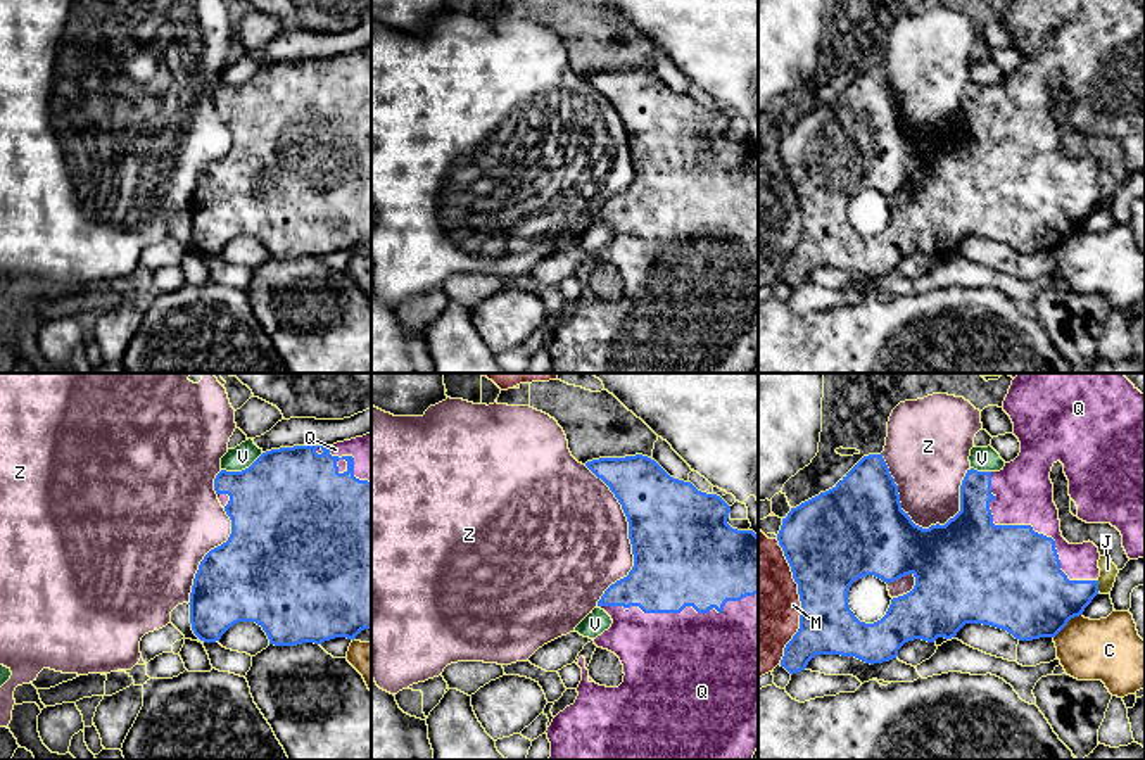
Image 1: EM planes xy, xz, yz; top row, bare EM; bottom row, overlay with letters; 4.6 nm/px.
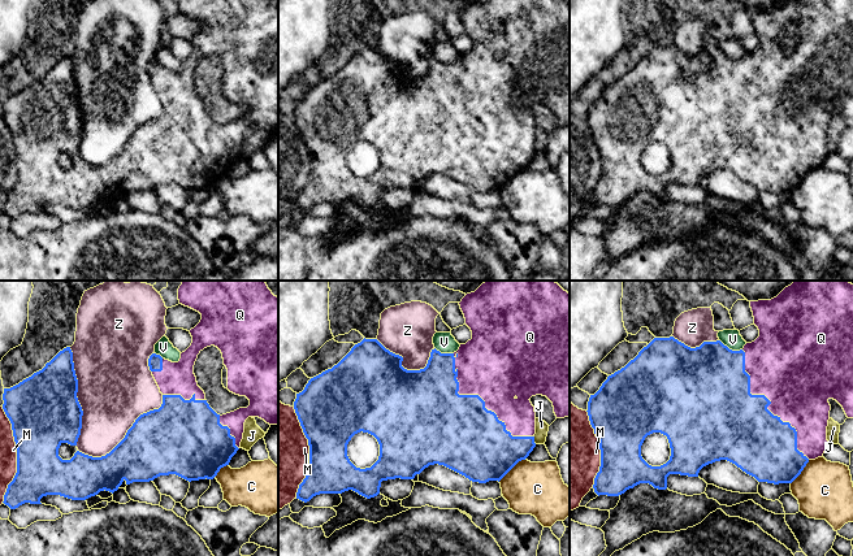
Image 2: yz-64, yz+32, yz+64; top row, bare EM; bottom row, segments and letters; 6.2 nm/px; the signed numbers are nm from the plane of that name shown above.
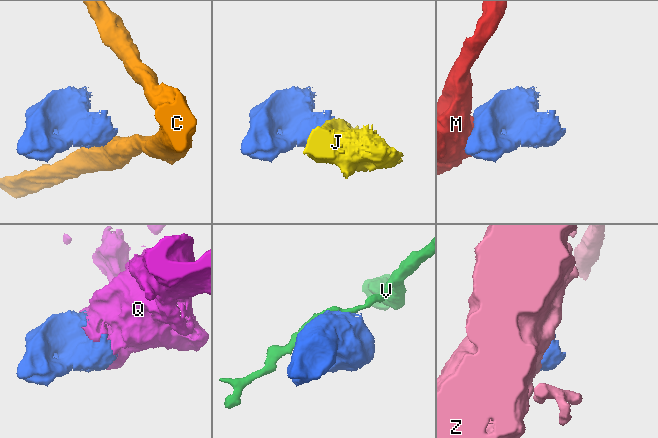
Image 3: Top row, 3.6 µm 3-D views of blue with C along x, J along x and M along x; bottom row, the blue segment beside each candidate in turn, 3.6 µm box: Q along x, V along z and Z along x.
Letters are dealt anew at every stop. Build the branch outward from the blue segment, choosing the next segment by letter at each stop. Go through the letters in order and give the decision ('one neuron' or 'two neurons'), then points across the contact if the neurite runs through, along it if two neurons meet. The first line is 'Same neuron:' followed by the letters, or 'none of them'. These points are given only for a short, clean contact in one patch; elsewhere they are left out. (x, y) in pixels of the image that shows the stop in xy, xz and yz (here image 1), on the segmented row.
Same neuron: Q
C: two neurons
J: two neurons; border yz (1097, 581), (1099, 591)
M: two neurons
Q: one neuron
V: two neurons
Z: two neurons

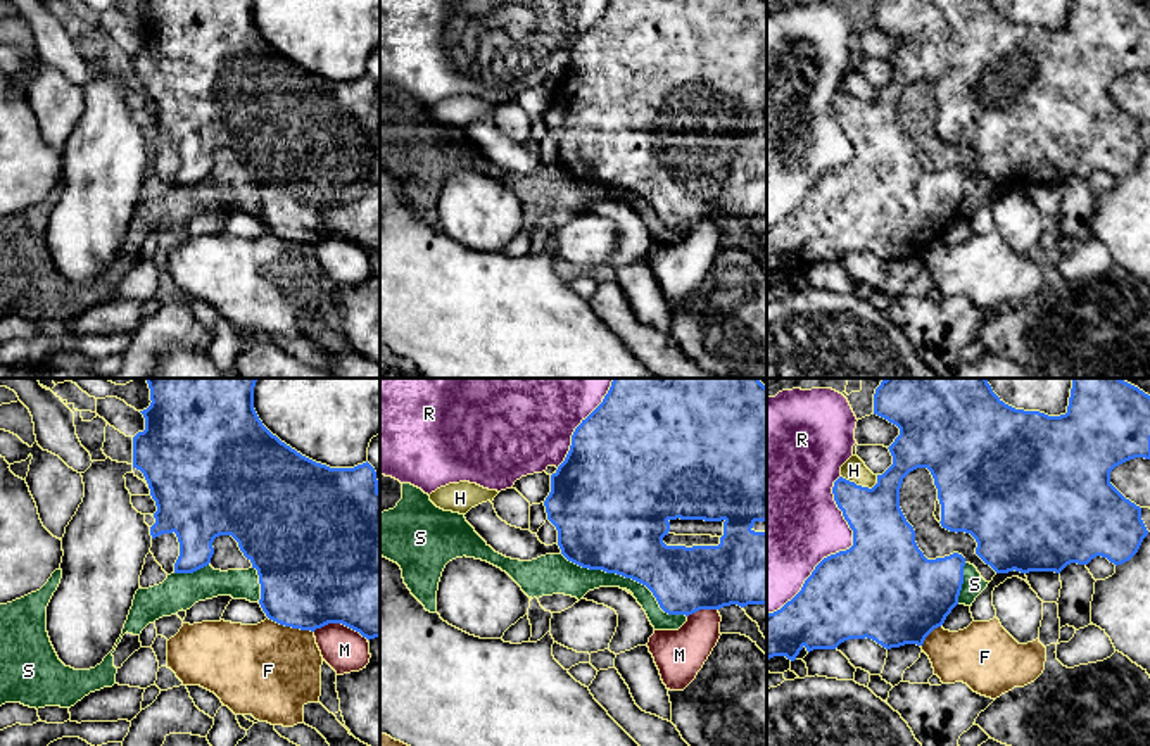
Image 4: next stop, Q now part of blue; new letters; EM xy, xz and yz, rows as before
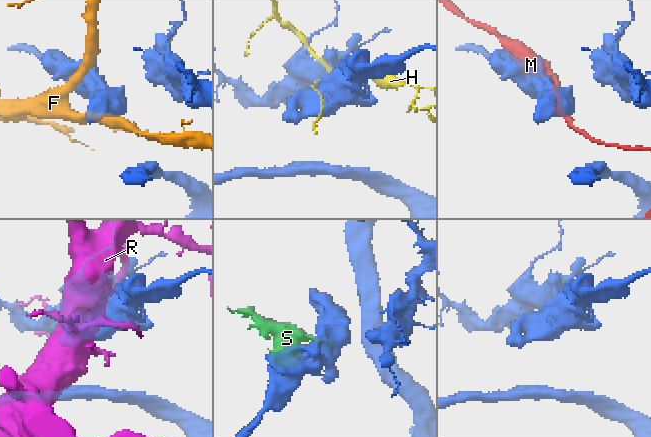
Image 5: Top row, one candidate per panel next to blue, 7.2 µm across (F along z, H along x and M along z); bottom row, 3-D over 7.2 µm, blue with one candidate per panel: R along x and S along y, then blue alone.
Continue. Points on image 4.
Same neuron: none of them
F: two neurons
H: two neurons
M: two neurons
R: two neurons
S: two neurons

